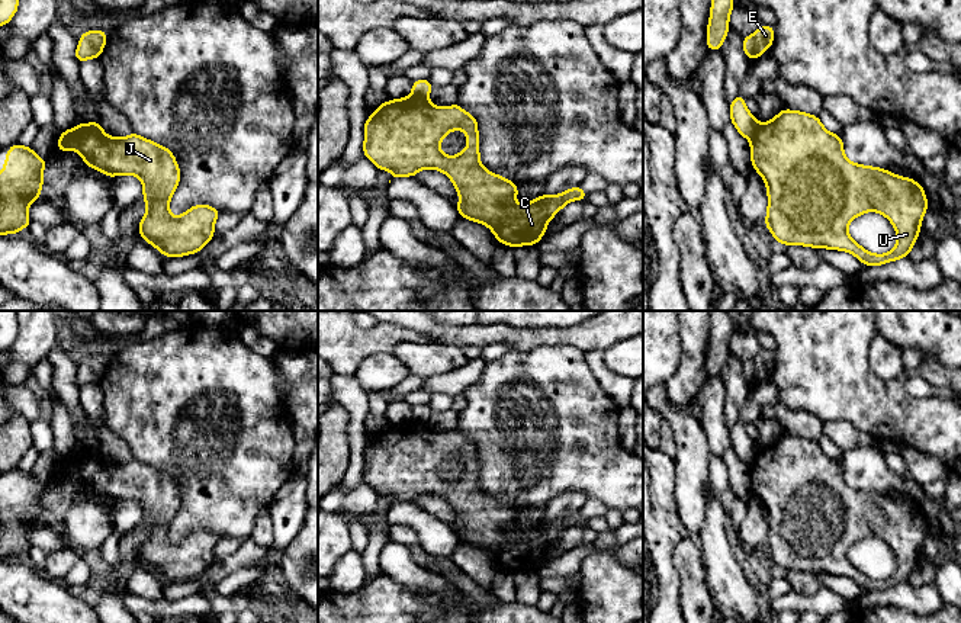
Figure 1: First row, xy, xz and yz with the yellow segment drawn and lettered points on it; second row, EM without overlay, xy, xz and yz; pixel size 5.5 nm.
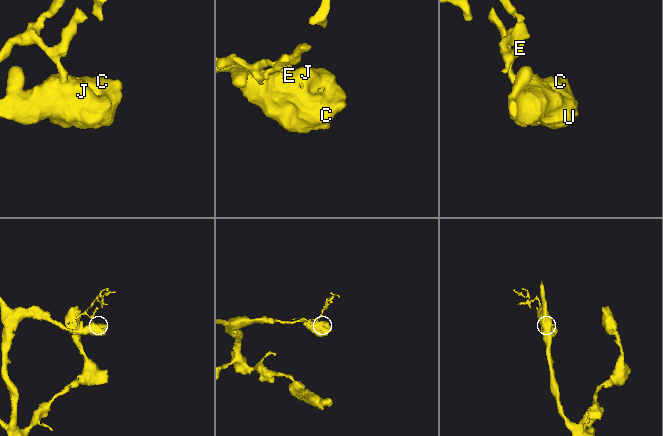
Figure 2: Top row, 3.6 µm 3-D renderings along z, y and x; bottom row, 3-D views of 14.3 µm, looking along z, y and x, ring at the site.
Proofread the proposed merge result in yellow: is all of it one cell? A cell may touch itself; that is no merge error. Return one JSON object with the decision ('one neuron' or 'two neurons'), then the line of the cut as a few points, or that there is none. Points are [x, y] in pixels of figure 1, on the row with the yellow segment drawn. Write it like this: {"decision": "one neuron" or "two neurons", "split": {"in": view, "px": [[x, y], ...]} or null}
{"decision": "two neurons", "split": {"in": "yz", "px": [[758, 124], [751, 140]]}}

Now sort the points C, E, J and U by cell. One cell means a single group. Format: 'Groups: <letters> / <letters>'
Groups: C J U / E

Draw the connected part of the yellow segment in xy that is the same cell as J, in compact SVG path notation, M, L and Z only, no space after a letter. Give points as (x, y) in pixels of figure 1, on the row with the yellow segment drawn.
M80 123L61 132L58 154L65 150L77 151L84 166L110 179L119 174L141 179L148 209L138 231L164 257L199 253L213 238L213 224L221 212L210 205L192 206L179 218L170 213L168 203L180 182L180 170L168 148L135 132L113 138L102 126Z

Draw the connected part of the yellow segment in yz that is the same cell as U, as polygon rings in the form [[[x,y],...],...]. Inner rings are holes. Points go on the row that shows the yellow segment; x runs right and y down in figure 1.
[[[782,109],[772,121],[758,123],[751,139],[751,160],[768,190],[764,222],[781,245],[848,251],[864,266],[881,266],[907,257],[915,245],[929,208],[922,184],[888,170],[851,163],[843,154],[841,135],[827,132],[819,116]],[[871,211],[888,218],[896,228],[897,244],[887,254],[871,254],[848,234],[849,222]]]

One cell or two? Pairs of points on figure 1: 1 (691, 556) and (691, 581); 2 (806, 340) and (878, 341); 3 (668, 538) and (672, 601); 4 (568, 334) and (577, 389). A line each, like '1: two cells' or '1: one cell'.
1: one cell
2: two cells
3: one cell
4: two cells

